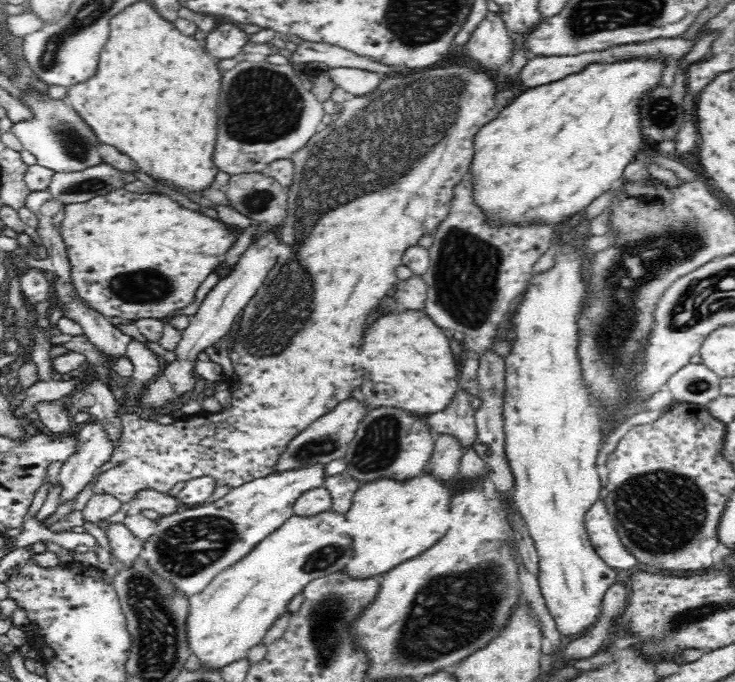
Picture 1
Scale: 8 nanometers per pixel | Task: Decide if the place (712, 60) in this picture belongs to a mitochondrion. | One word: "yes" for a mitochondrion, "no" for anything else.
no

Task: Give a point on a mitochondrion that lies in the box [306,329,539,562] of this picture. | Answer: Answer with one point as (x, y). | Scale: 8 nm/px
(380, 445)

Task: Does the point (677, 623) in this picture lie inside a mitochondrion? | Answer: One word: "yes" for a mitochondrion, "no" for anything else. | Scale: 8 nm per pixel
yes

